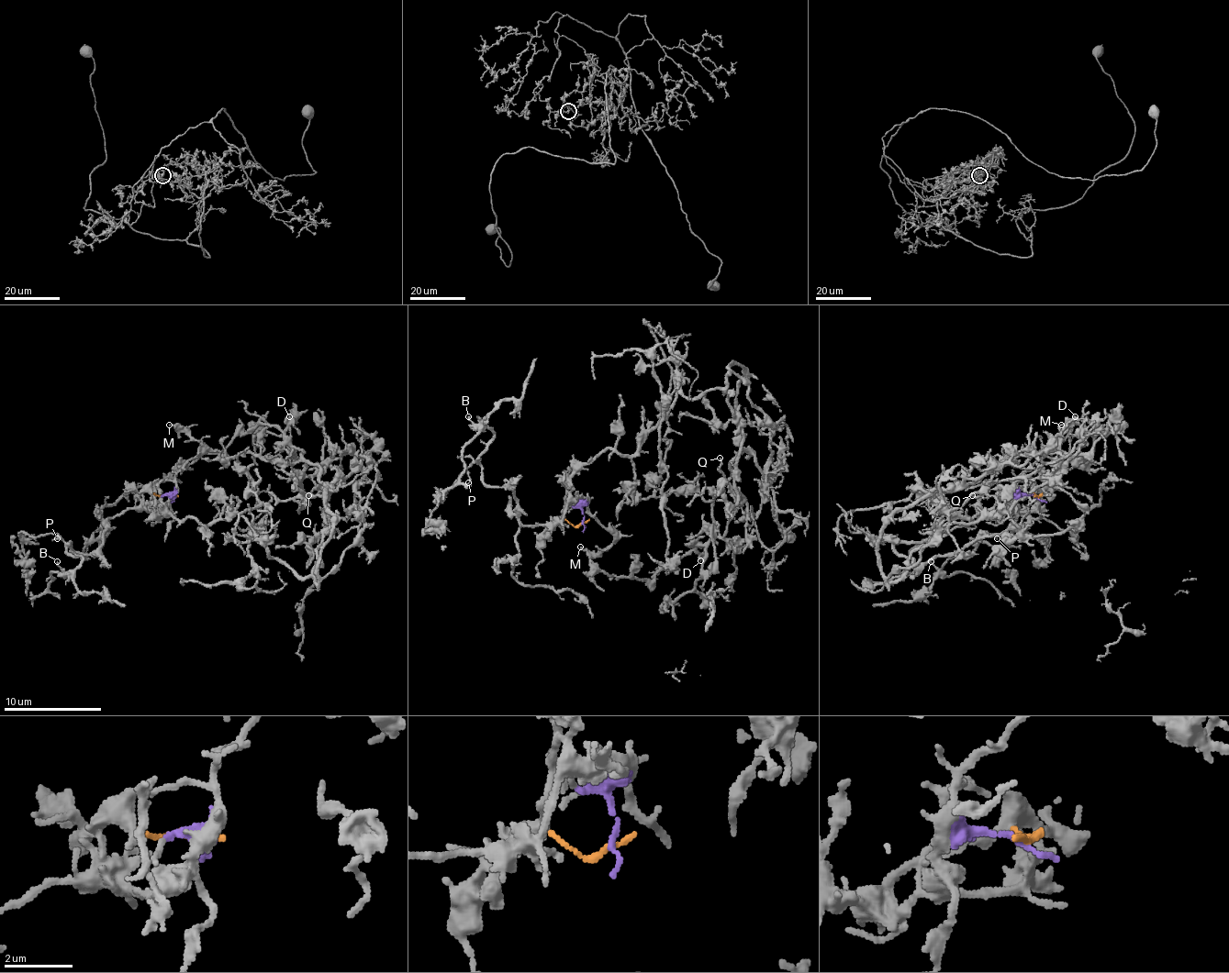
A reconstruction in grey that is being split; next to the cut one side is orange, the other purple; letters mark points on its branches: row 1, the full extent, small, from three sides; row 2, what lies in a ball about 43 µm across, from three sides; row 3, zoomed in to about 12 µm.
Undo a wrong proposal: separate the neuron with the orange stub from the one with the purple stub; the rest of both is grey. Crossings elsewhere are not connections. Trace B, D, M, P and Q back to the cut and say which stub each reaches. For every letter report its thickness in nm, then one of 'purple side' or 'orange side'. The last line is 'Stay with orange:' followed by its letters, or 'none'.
B: calibre 130 nm; purple side
D: calibre 240 nm; orange side
M: calibre 220 nm; purple side
P: calibre 130 nm; purple side
Q: calibre 140 nm; orange side
Stay with orange: D, Q

